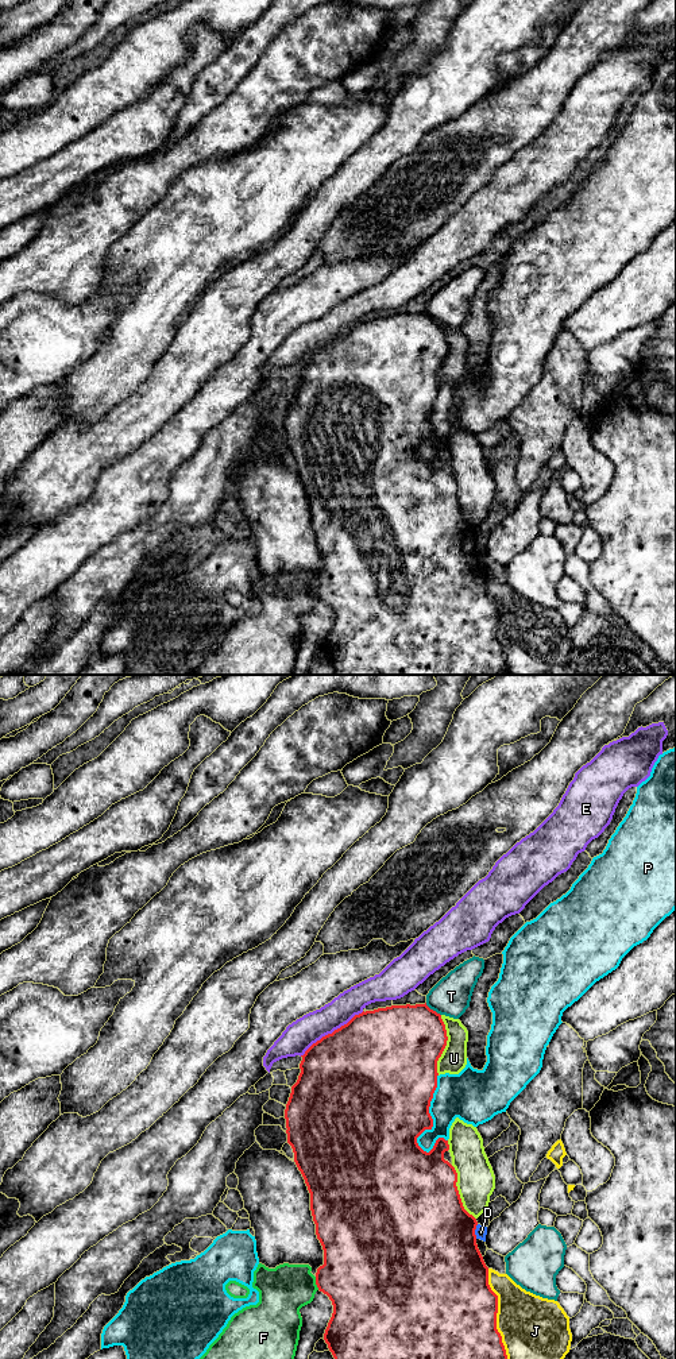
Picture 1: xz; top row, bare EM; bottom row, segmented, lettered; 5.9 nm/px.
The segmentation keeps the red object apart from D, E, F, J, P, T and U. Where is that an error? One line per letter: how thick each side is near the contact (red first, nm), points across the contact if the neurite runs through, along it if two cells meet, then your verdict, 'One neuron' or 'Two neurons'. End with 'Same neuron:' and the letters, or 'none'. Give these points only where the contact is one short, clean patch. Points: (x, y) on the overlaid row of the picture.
D: Thickness 500 nm (red) against 70 nm. Two neurons
E: Thickness 500 nm (red) against 180 nm. Boundary: xz (363, 1011), (323, 1035), (300, 1056). Two neurons
F: Thickness 420 nm (red) against 300 nm. Two neurons
J: Thickness 500 nm (red) against 380 nm. Two neurons
P: Thickness 480 nm (red) against 280 nm. Two neurons
T: Thickness 440 nm (red) against 240 nm. Two neurons
U: Thickness 460 nm (red) against 160 nm. Two neurons
Same neuron: none

